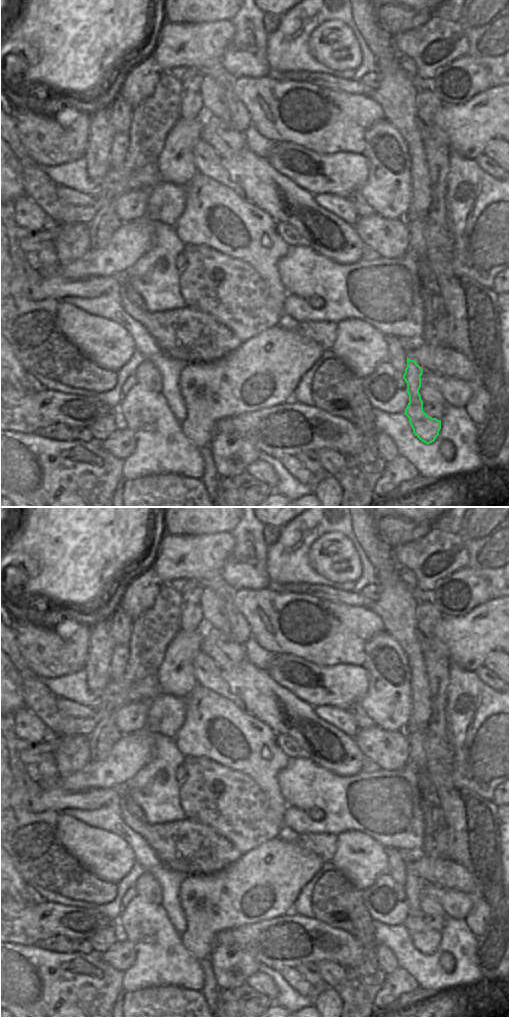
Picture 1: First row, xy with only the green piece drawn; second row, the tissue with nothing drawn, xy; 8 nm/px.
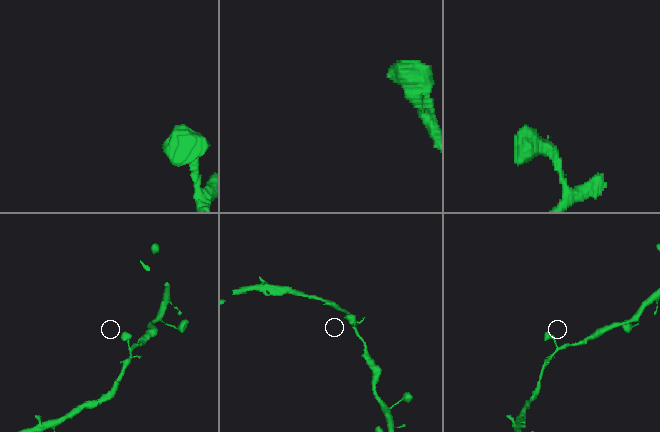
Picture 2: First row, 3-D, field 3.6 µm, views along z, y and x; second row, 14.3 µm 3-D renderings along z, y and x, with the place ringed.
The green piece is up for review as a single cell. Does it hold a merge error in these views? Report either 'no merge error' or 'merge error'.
no merge error

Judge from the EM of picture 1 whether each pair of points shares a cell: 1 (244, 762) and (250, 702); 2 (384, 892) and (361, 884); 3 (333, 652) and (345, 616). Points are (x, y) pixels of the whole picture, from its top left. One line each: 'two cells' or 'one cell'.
1: two cells
2: two cells
3: one cell

